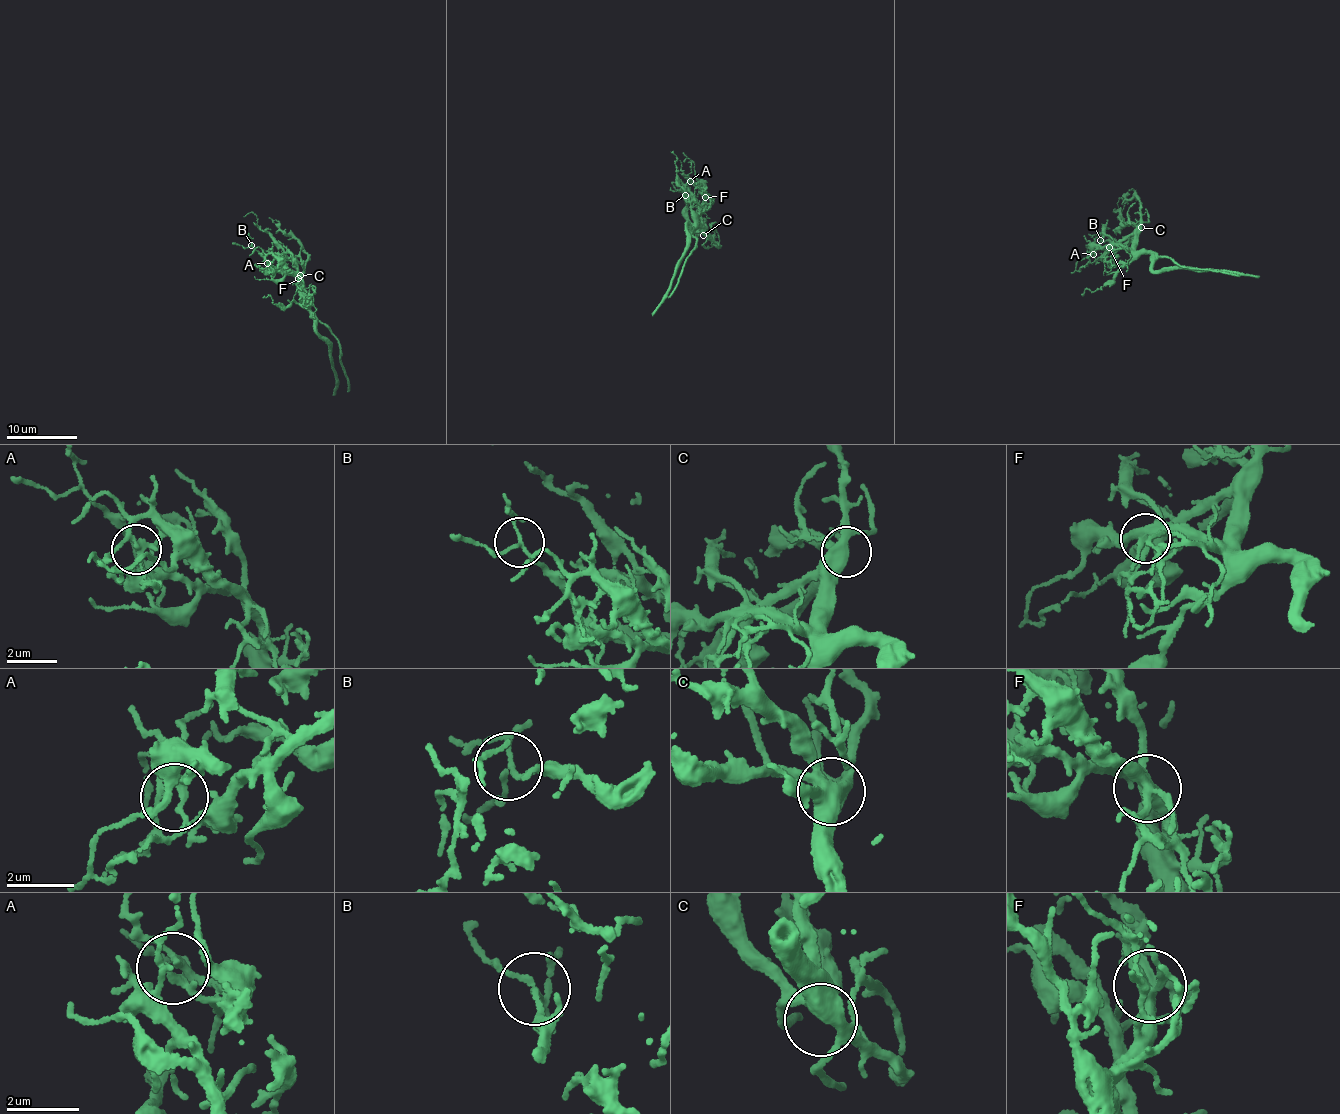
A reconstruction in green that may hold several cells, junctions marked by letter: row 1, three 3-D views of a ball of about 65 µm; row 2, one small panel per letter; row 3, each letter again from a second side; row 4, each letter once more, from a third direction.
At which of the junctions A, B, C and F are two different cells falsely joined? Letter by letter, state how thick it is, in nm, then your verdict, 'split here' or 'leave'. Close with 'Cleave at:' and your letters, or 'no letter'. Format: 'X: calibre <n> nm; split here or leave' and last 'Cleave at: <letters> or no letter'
A: calibre 130 nm; leave
B: calibre 100 nm; leave
C: calibre 440 nm; leave
F: calibre 360 nm; leave
Cleave at: no letter

